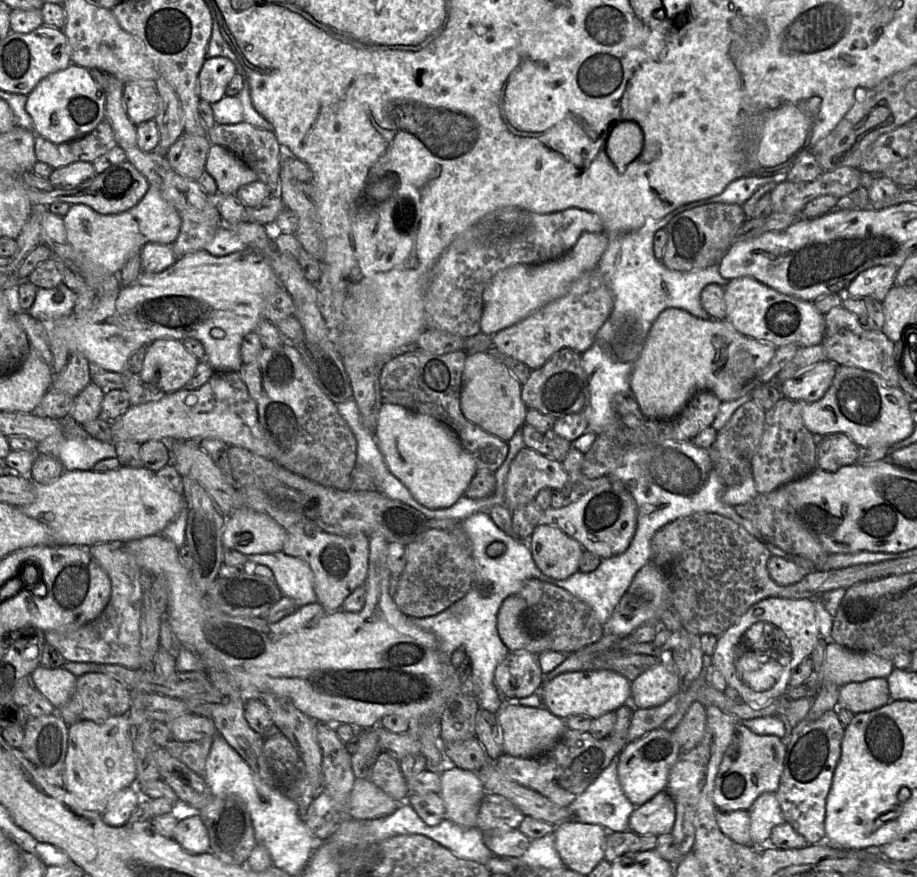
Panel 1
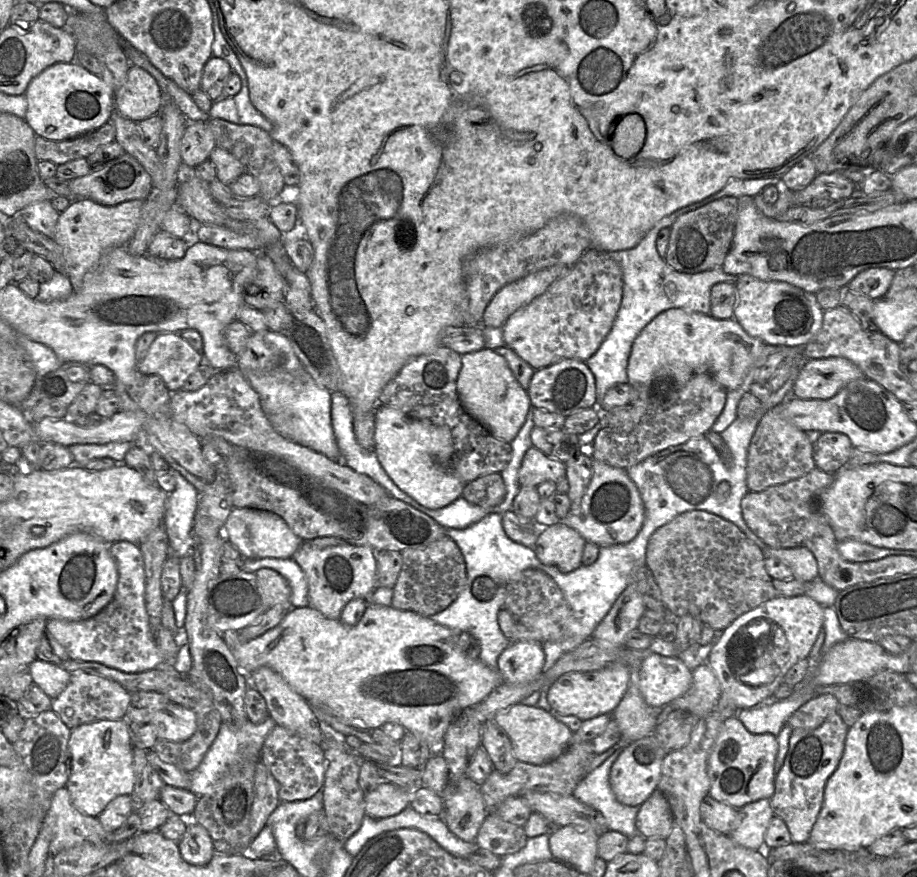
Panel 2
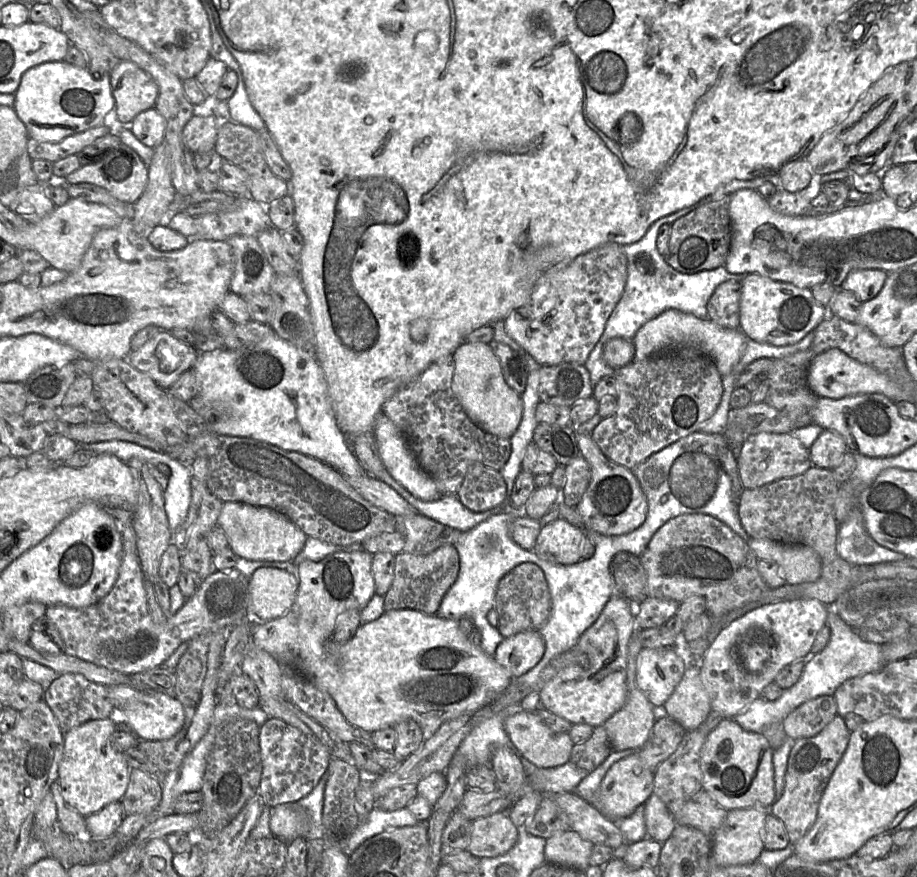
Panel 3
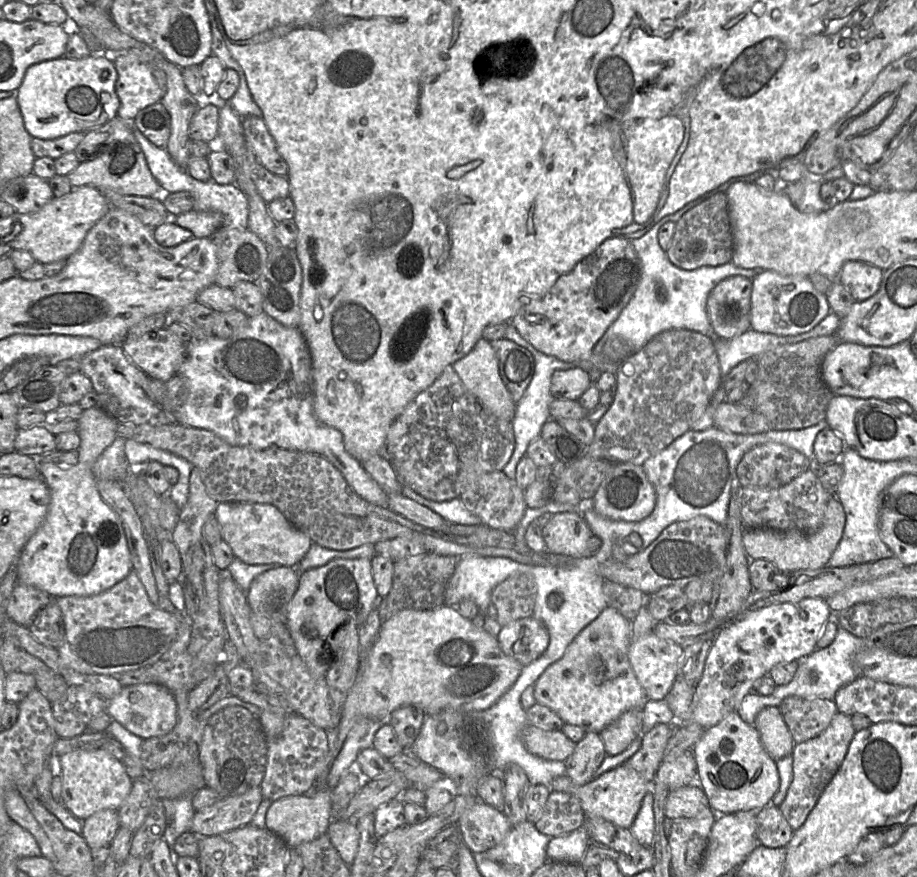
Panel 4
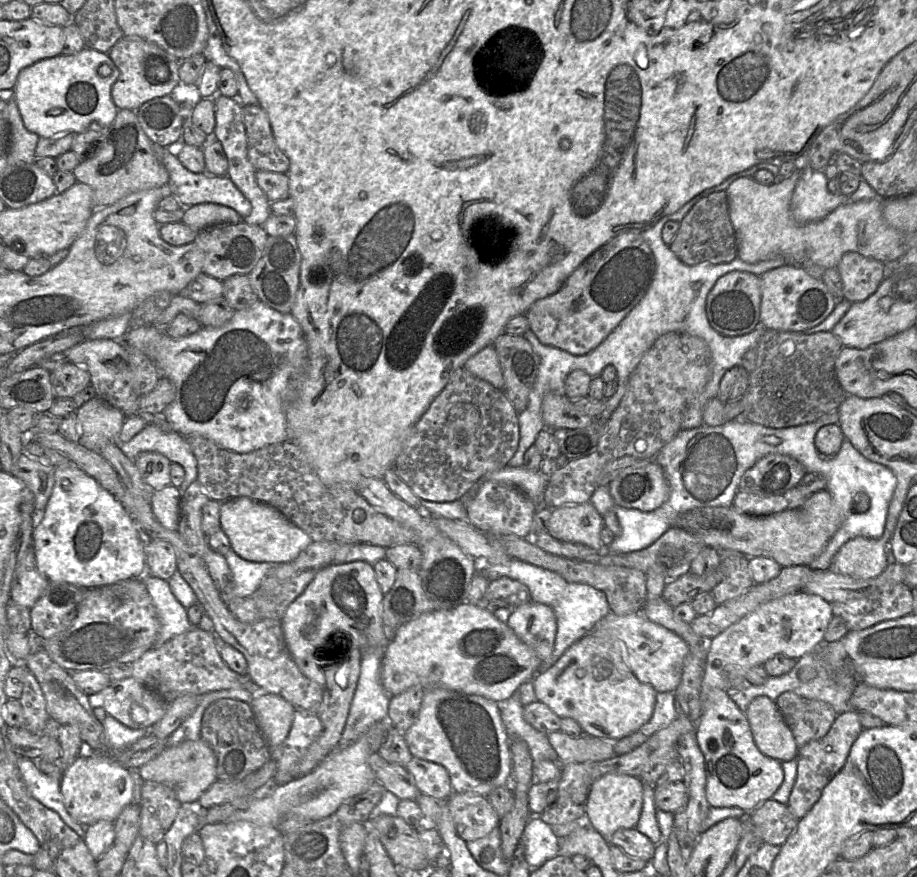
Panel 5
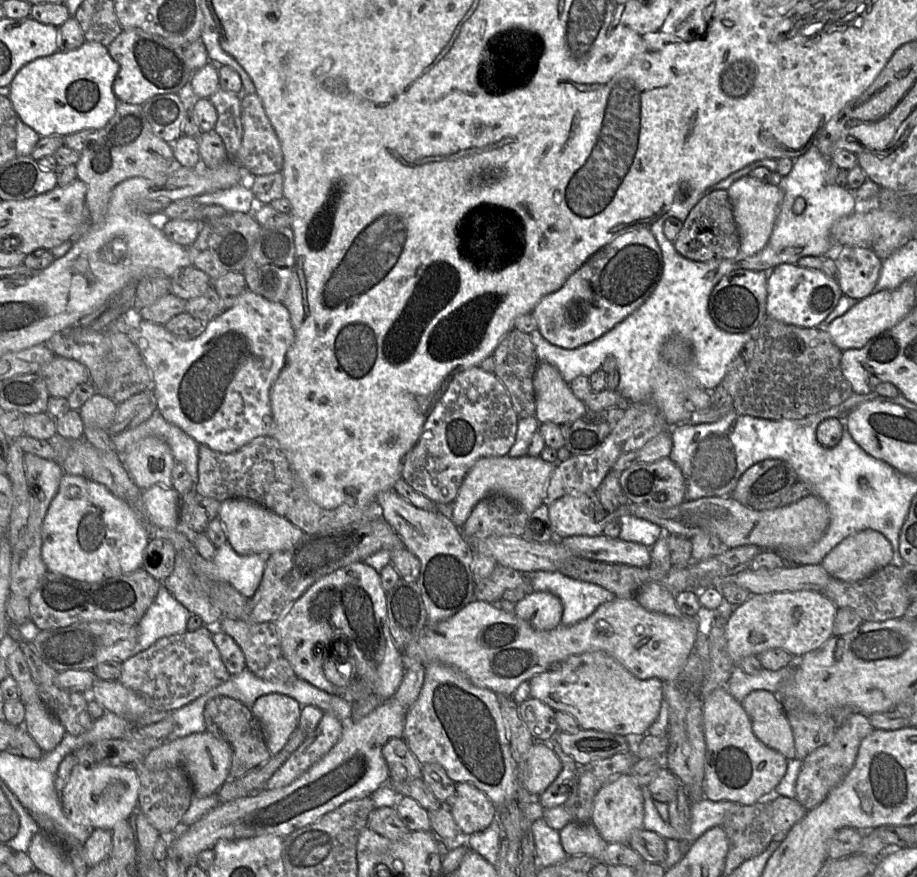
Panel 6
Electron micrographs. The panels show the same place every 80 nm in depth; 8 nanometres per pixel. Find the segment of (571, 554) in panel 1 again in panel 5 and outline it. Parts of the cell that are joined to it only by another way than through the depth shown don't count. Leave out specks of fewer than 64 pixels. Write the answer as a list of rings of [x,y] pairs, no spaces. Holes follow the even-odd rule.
[[[590,501],[551,509],[547,532],[553,538],[602,549],[600,533],[604,519]]]

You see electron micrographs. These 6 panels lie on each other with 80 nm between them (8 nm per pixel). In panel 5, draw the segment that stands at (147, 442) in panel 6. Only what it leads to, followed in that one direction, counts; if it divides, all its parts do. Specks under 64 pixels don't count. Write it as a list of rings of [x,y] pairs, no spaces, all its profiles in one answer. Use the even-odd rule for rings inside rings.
[[[145,452],[133,461],[142,480],[151,491],[159,491],[171,485],[171,461],[156,452]]]

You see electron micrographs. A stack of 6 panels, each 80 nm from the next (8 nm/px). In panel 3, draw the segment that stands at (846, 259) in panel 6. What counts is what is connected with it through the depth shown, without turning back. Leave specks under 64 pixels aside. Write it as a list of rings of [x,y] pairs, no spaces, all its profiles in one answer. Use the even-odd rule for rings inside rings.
[[[859,269],[851,271],[841,288],[854,293],[861,302],[875,298],[884,286],[887,272],[881,269]]]

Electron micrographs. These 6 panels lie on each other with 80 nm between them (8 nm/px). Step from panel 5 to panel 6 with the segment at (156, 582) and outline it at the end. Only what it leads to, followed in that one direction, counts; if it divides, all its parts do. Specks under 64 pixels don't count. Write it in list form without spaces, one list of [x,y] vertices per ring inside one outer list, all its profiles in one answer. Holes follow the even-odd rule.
[[[161,583],[155,600],[138,624],[136,654],[162,638],[185,633],[191,615]]]

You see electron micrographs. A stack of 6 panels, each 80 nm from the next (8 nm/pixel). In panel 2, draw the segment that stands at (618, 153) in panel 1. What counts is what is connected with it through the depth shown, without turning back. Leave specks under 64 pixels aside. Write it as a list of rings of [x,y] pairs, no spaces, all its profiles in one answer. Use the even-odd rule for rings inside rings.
[[[628,114],[620,119],[613,131],[611,148],[624,160],[634,158],[642,149],[646,137],[645,123],[638,114]]]

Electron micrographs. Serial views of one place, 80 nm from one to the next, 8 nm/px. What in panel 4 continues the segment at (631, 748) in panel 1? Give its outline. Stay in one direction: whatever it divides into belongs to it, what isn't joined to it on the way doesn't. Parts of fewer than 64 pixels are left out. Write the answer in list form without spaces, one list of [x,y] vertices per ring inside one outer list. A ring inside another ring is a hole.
[[[626,763],[604,772],[585,785],[575,785],[568,776],[556,778],[551,785],[551,790],[568,792],[577,796],[586,817],[602,818],[622,828],[630,828],[644,796],[650,789],[650,783]]]

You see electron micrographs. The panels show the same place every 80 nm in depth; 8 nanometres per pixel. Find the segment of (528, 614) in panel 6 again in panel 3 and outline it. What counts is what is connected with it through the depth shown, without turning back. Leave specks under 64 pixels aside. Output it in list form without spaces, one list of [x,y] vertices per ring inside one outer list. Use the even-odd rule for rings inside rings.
[[[528,630],[503,638],[494,658],[514,679],[532,669],[542,659],[544,651],[545,642],[540,631]]]

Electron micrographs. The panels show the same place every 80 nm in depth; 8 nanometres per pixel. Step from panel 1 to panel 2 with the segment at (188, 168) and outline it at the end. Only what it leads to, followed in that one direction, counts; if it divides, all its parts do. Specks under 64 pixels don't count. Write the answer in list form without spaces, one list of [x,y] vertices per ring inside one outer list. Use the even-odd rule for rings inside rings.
[[[207,121],[187,122],[179,143],[181,163],[194,168],[209,158],[214,147],[214,136]]]

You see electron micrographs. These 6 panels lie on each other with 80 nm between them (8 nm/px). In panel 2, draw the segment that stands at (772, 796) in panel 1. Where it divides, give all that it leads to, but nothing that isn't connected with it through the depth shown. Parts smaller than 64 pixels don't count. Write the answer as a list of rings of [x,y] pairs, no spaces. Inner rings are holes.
[[[760,799],[740,809],[741,822],[730,835],[740,845],[764,850],[767,829],[775,817],[770,799]]]

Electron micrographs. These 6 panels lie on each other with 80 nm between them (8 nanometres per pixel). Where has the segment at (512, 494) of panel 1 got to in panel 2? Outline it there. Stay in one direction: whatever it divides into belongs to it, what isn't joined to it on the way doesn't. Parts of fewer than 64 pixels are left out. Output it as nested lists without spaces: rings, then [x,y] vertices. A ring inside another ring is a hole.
[[[533,446],[526,451],[518,471],[520,487],[536,488],[544,481],[555,483],[561,477],[566,477],[564,463],[548,457]]]

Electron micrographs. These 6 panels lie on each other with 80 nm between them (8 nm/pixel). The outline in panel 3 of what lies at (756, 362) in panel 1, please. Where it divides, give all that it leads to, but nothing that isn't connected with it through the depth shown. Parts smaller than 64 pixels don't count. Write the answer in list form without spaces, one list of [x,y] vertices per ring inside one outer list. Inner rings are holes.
[[[669,309],[646,322],[631,341],[635,347],[634,361],[642,361],[658,354],[696,349],[710,357],[720,375],[724,377],[729,375],[740,361],[746,348],[747,339],[739,328],[723,328],[709,318],[700,319],[692,314]]]

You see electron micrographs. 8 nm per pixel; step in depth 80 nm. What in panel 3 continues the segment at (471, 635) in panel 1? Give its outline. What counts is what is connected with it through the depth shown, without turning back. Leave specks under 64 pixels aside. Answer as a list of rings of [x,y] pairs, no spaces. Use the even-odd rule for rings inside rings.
[[[509,499],[509,508],[506,511],[500,511],[497,514],[493,514],[474,528],[461,533],[459,538],[454,542],[454,546],[456,547],[460,558],[458,577],[447,591],[440,608],[436,613],[441,618],[456,619],[458,621],[463,617],[471,619],[480,632],[481,648],[490,656],[494,656],[497,646],[504,638],[500,634],[498,628],[491,625],[487,619],[489,610],[494,608],[495,594],[499,581],[516,566],[522,563],[533,563],[536,565],[538,560],[542,559],[533,550],[522,548],[512,540],[510,535],[510,524],[516,517],[520,516],[524,516],[524,509],[511,509]]]

